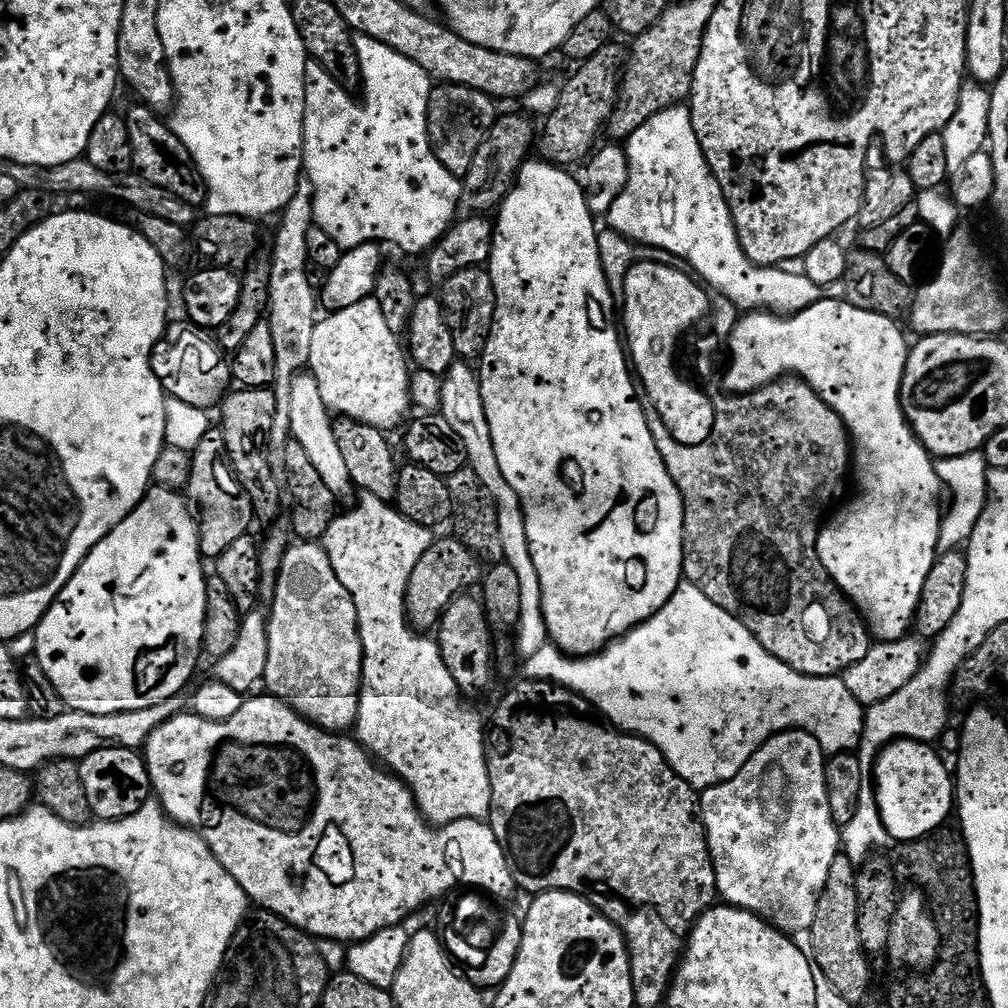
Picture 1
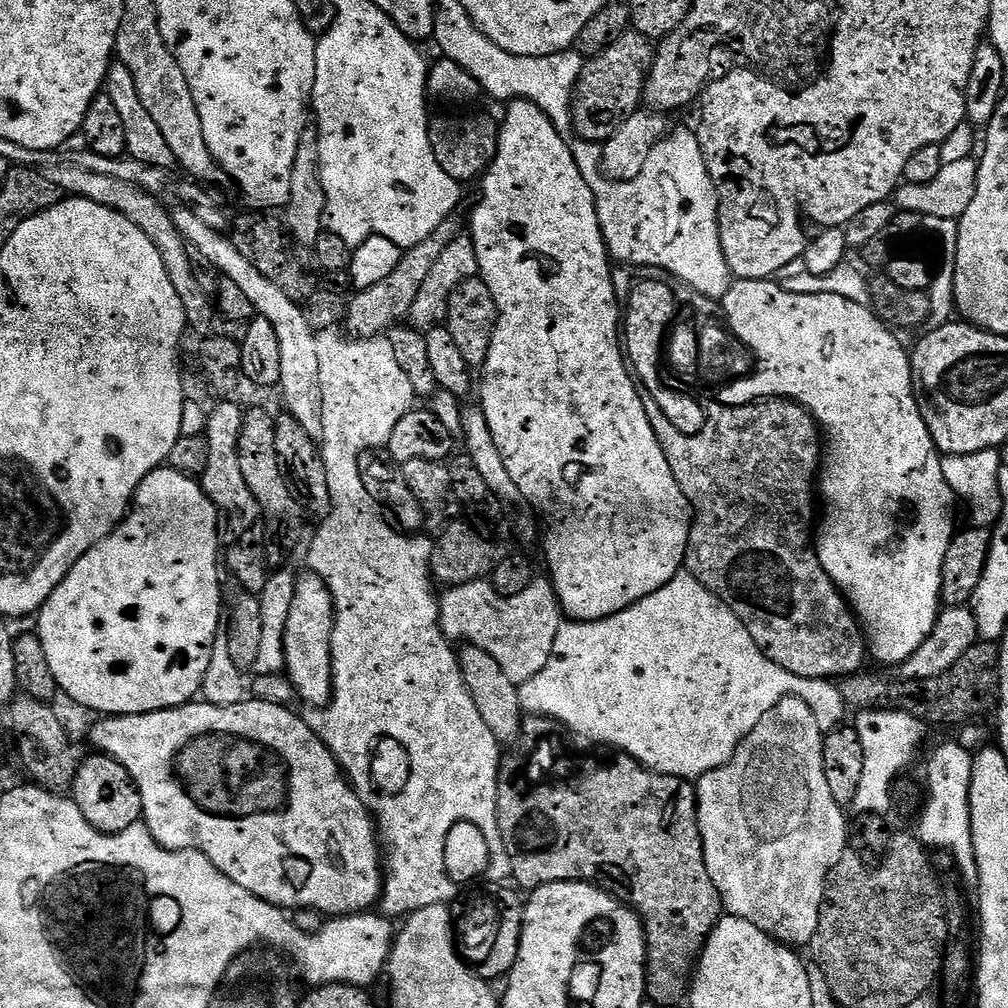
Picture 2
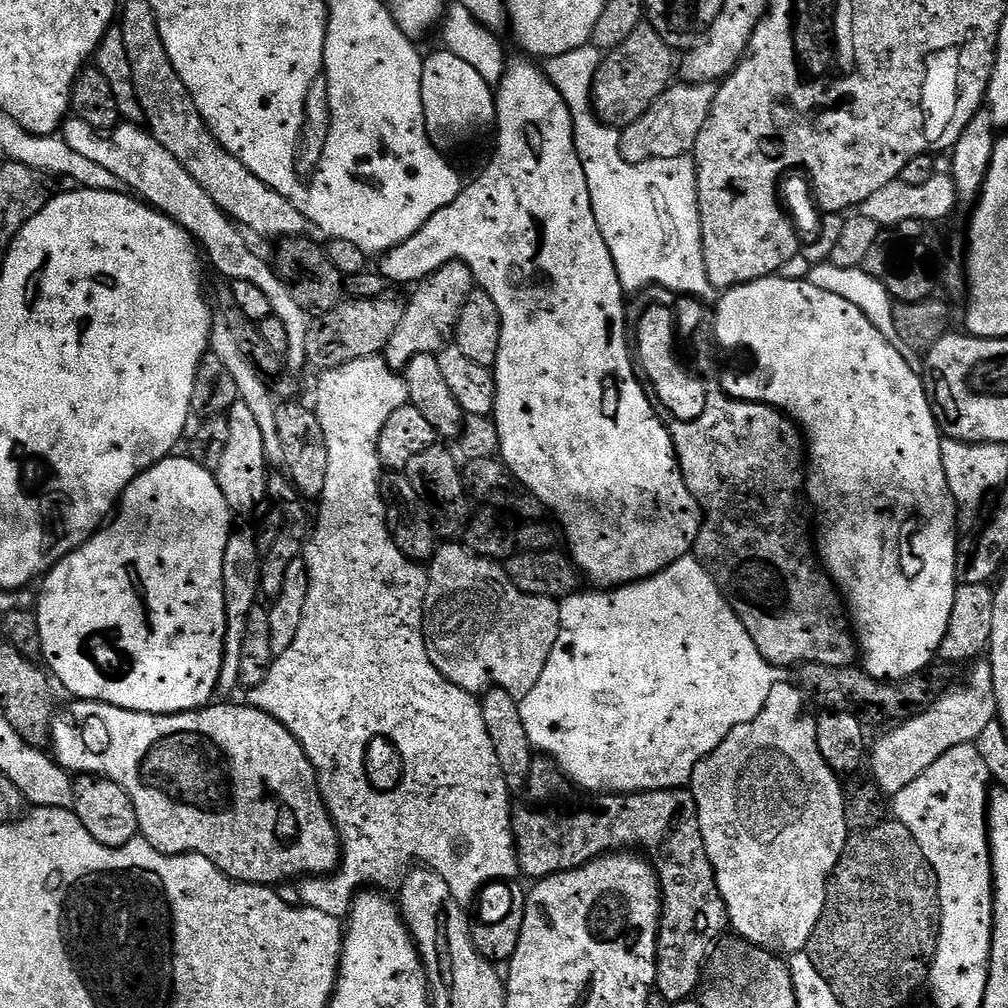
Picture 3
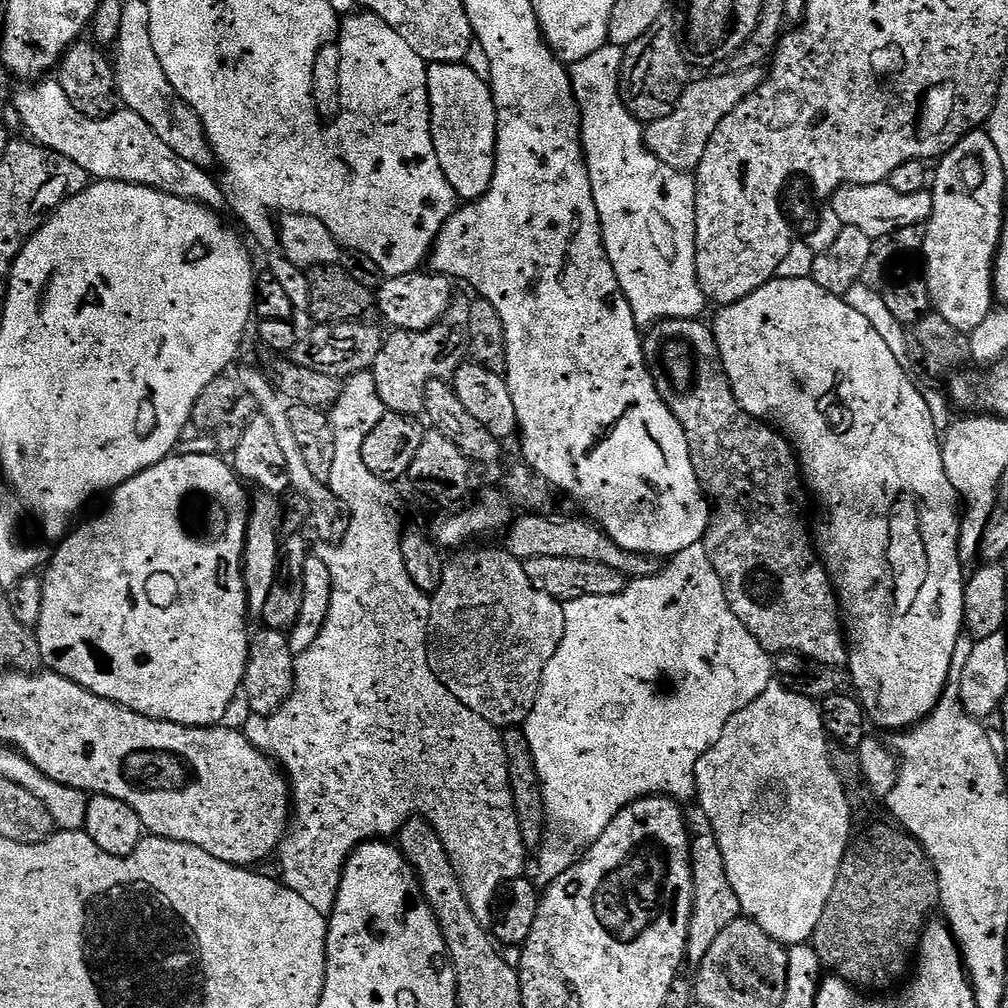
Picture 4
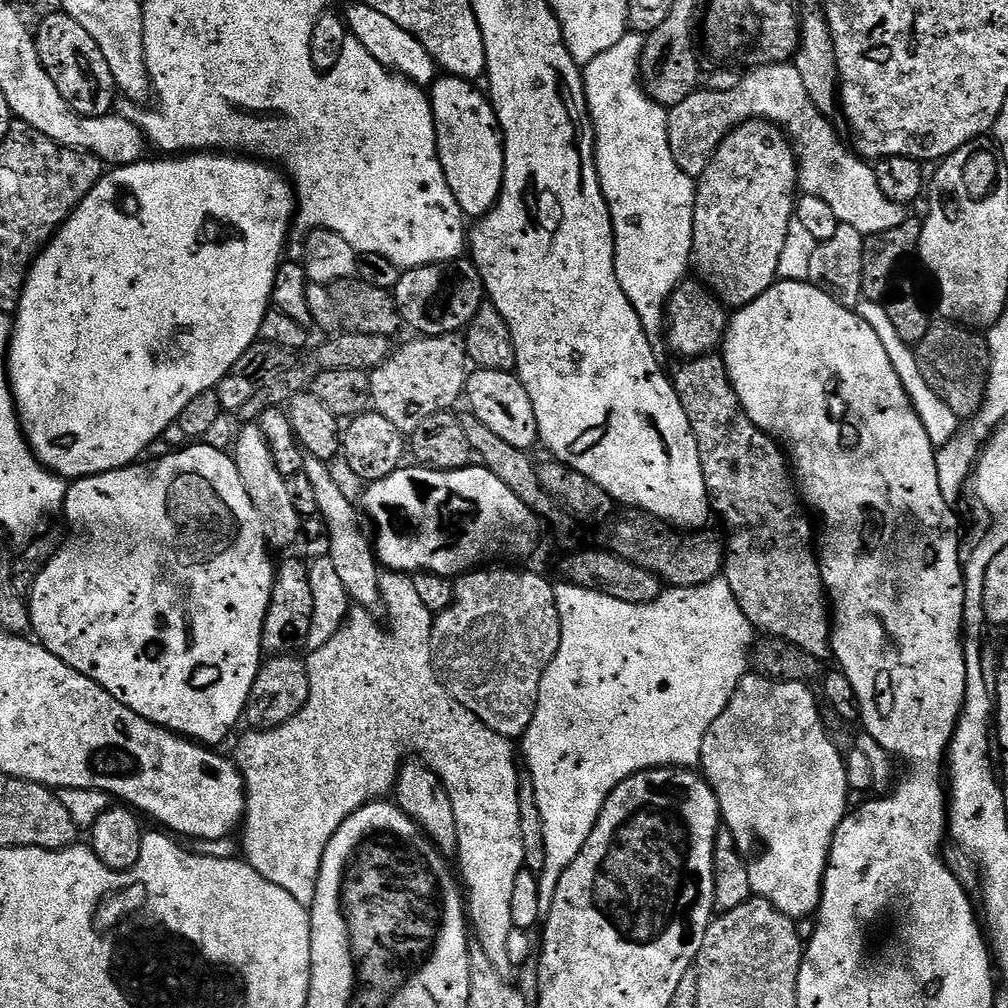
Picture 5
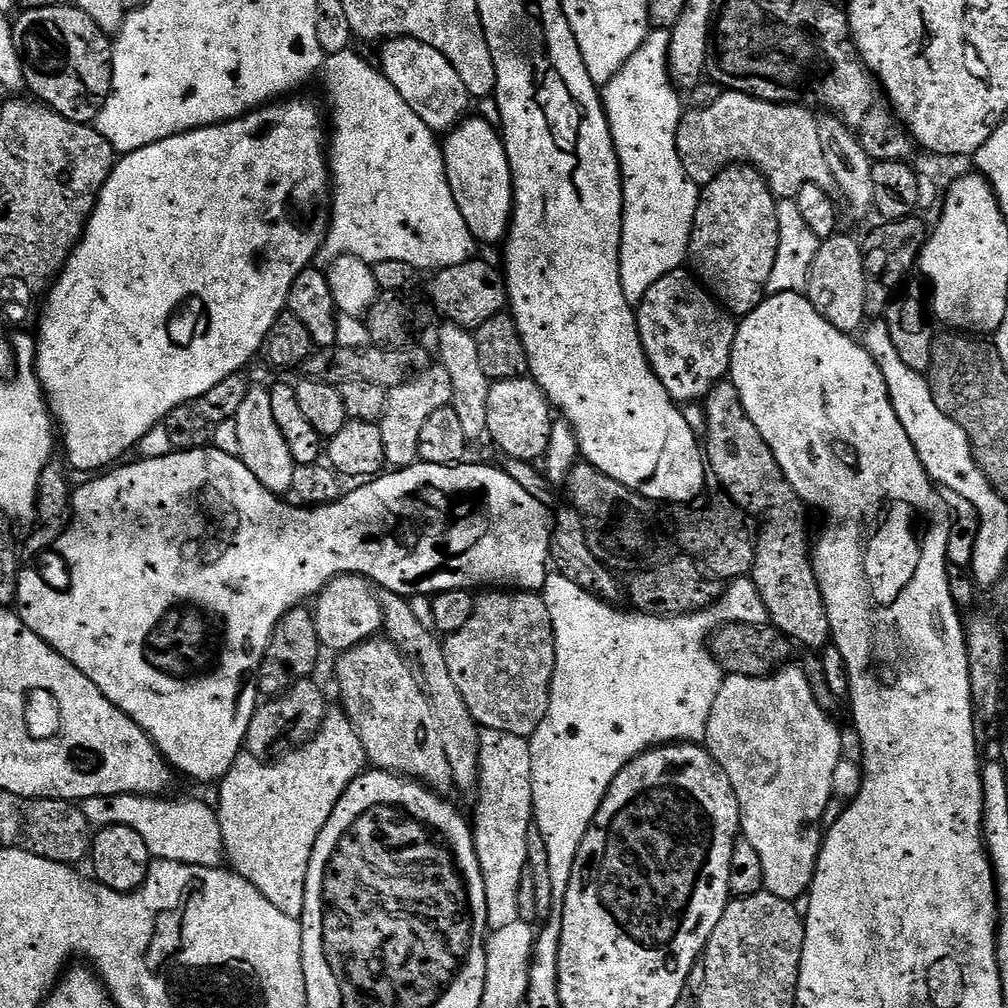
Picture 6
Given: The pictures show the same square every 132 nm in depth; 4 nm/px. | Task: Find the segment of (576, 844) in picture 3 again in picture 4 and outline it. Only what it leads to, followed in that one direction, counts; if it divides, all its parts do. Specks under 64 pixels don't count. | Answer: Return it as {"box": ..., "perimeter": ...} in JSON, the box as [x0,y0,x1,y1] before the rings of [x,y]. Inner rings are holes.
{"box":[686,806,741,966],"perimeter":[[[698,806],[689,807],[686,812],[688,835],[692,837],[692,885],[694,886],[694,902],[688,927],[688,953],[686,960],[695,966],[706,958],[710,946],[730,922],[741,919],[738,894],[734,894],[734,886],[730,886],[730,878],[726,878],[726,862],[722,862],[722,850],[716,841],[714,826],[710,826],[710,818],[706,818],[706,810]]]}

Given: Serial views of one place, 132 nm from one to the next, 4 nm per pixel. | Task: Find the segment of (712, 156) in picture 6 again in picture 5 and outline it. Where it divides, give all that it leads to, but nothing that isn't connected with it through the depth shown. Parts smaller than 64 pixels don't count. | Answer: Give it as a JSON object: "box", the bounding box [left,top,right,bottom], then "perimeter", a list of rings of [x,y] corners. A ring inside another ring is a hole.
{"box":[666,62,906,238],"perimeter":[[[792,62],[767,64],[761,68],[751,69],[747,74],[740,76],[740,84],[734,86],[734,90],[725,92],[697,90],[690,94],[690,98],[686,98],[686,102],[678,102],[678,106],[671,108],[666,121],[666,135],[670,154],[674,162],[678,162],[678,170],[682,170],[682,174],[698,178],[704,173],[713,154],[725,138],[750,120],[762,120],[782,130],[792,145],[792,151],[796,153],[799,191],[805,196],[822,198],[822,202],[830,206],[834,218],[838,218],[840,224],[854,226],[854,230],[861,232],[865,238],[882,234],[882,230],[894,230],[894,226],[902,226],[906,218],[905,205],[890,202],[878,187],[875,167],[857,158],[851,151],[848,153],[836,141],[836,136],[828,125],[831,124],[829,117],[822,115],[814,106],[810,94],[806,94],[806,86],[802,86],[802,74],[798,74],[796,65]]]}

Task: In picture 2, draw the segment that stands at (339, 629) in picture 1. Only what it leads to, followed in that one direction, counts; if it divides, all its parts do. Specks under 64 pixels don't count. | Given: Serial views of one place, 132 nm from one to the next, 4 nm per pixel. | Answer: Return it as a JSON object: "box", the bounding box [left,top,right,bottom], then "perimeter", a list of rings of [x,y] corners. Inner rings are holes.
{"box":[284,570,332,708],"perimeter":[[[311,570],[301,571],[296,578],[294,586],[294,602],[290,602],[290,618],[286,618],[286,638],[284,649],[286,650],[286,662],[284,672],[287,680],[292,684],[292,691],[300,696],[312,708],[322,708],[332,699],[332,651],[330,650],[330,638],[332,637],[332,601],[319,576]]]}

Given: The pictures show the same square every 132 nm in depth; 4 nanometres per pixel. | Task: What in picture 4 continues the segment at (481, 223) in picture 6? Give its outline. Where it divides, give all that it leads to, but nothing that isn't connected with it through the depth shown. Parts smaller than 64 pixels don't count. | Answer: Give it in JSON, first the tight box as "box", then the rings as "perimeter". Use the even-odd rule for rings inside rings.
{"box":[428,63,496,201],"perimeter":[[[467,63],[429,64],[428,101],[434,154],[438,158],[438,166],[442,166],[442,174],[446,174],[446,182],[450,182],[454,194],[461,201],[479,200],[486,190],[490,190],[496,169],[496,103],[488,81],[478,78]]]}

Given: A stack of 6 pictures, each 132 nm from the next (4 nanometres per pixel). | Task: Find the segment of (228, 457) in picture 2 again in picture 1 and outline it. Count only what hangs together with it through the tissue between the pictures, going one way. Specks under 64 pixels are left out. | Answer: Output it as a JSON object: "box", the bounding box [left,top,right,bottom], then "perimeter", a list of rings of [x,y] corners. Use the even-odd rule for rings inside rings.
{"box":[186,427,254,562],"perimeter":[[[209,427],[202,442],[198,442],[191,453],[192,469],[186,496],[191,507],[198,513],[201,557],[214,562],[222,554],[222,550],[227,550],[236,539],[249,535],[251,528],[248,527],[254,524],[252,503],[236,480],[236,473],[228,462],[224,433],[219,427]]]}

